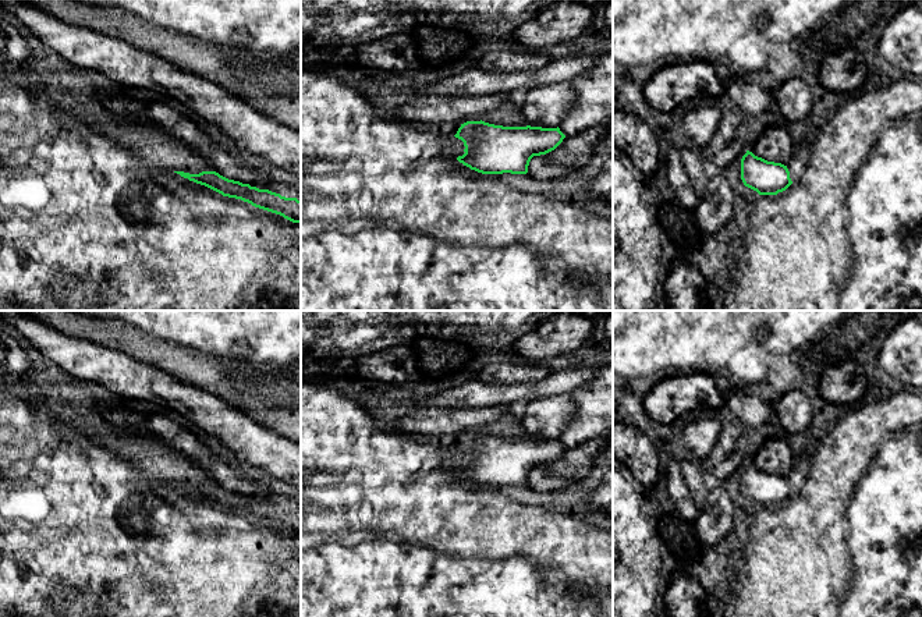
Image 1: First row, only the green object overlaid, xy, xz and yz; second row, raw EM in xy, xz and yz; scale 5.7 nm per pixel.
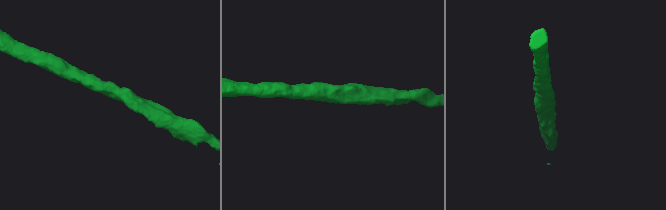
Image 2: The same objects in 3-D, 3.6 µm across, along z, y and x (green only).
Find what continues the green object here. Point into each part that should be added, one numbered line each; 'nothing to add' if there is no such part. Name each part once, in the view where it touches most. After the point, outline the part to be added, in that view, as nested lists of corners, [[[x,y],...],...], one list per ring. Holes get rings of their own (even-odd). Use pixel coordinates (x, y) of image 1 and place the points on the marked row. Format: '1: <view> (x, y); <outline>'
nothing to add

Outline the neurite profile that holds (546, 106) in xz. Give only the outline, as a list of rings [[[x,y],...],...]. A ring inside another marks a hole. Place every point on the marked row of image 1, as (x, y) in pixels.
[[[570,82],[550,84],[518,97],[517,109],[531,127],[557,128],[575,100]]]

